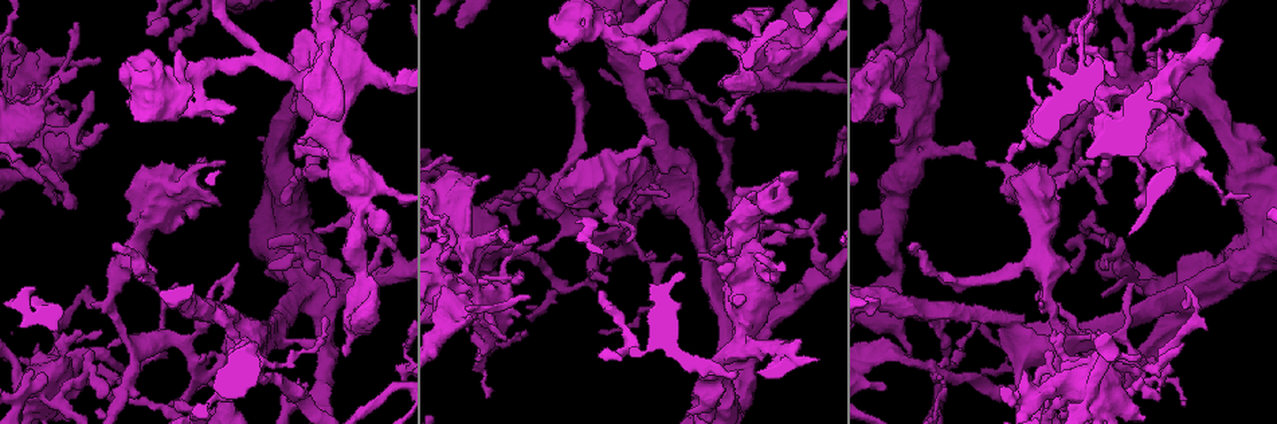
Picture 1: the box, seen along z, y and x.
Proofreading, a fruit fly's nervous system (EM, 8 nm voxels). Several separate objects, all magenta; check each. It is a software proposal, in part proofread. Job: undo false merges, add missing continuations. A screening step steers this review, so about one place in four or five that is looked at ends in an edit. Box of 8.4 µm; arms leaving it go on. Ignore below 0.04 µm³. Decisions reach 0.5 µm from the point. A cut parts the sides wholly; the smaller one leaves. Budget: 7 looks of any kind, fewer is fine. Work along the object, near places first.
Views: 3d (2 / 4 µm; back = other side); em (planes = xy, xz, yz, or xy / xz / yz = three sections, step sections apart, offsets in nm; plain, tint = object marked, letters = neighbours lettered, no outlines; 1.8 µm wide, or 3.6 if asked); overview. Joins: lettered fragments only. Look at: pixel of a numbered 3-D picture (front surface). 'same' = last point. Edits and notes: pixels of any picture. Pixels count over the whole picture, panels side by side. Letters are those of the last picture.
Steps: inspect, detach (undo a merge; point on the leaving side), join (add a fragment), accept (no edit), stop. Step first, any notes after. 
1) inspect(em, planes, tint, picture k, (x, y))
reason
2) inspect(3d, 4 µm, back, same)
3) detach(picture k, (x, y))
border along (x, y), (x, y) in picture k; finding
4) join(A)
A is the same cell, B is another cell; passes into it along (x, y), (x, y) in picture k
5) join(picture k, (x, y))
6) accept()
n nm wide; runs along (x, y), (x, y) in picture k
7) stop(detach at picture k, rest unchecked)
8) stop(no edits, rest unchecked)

inspect(em, planes, letters, picture 1, (127, 106))

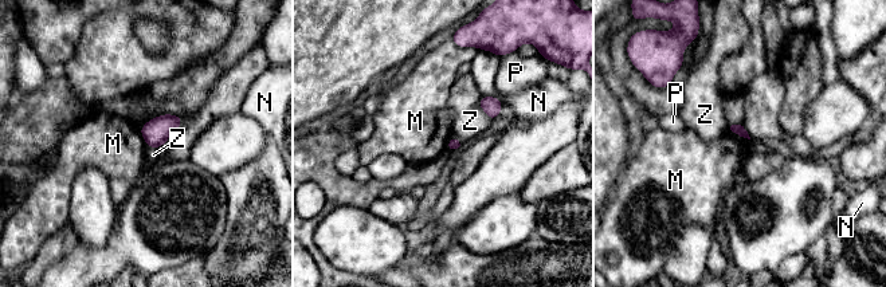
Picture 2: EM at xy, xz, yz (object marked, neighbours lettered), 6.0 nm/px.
accept()
M, N, P and Z are other cells; border along (728, 129), (749, 140) in picture 2; none of them fits

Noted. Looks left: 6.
inspect(3d, 4 µm, back, picture 1, (1119, 77))
thin neck

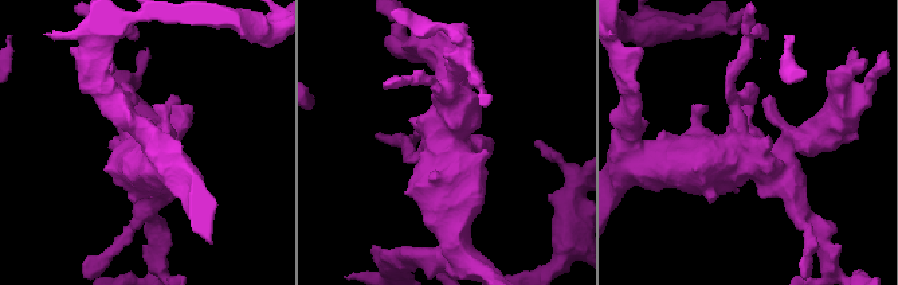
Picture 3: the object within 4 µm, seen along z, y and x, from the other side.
inspect(em, yz, step 8, tint, picture 3, (436, 147))

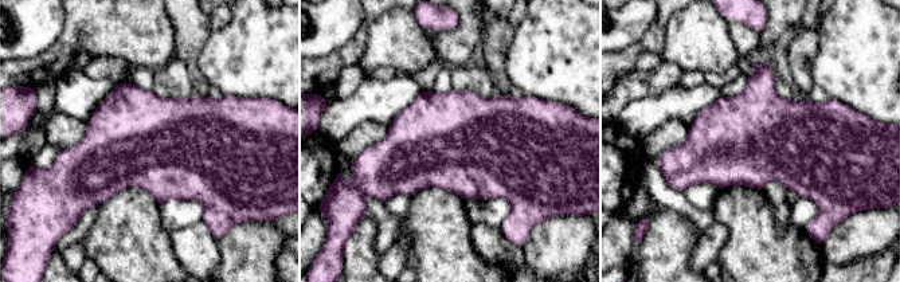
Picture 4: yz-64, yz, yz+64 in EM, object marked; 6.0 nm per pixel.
inspect(em, planes, letters, same)

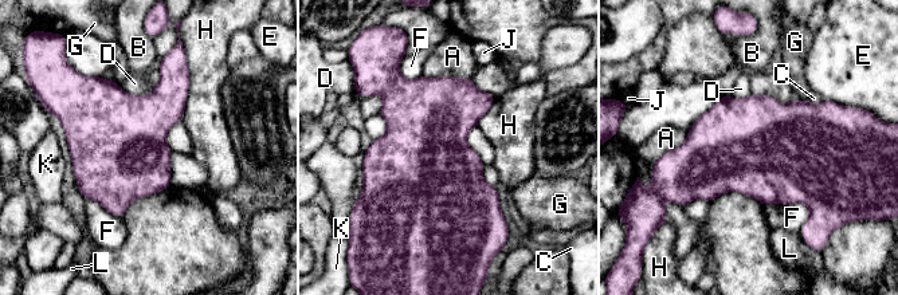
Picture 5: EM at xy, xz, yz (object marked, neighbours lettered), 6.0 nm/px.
accept()
H touches over 340 nm; A, B, C, D, E, F, G, H, J, K and L are other cells; border along (188, 62), (188, 97), (181, 118) in picture 5; one neuron here

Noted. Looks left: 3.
inspect(3d, 4 µm, picture 1, (457, 246))
touches itself

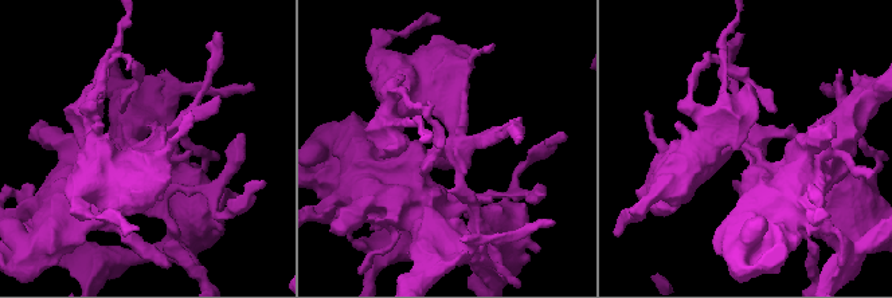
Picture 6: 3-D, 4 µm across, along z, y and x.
inspect(em, 3.6 µm, planes, tint, picture 6, (449, 143))

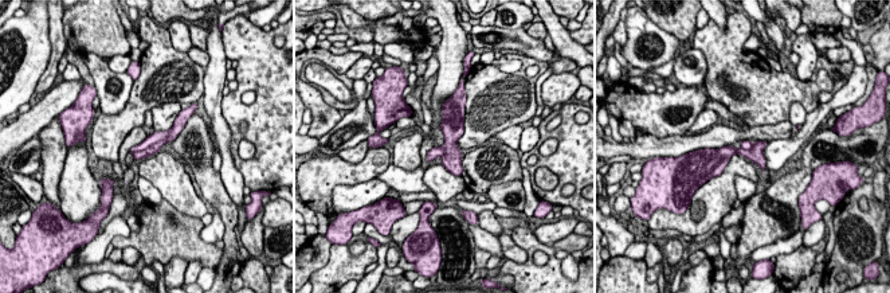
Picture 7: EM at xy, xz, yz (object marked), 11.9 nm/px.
inspect(em, 3.6 µm, planes, letters, same)

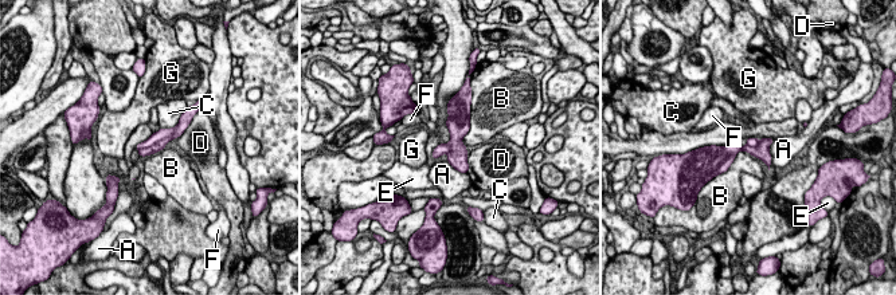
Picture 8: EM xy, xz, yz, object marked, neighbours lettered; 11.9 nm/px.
detach(picture 8, (160, 145))
220 nm wide; A, B, C, D, E, F and G are other cells; border along (177, 126), (168, 136), (140, 150) in picture 8; two neurons meet here

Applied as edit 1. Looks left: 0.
stop(detach at picture 8, rest unchecked)

